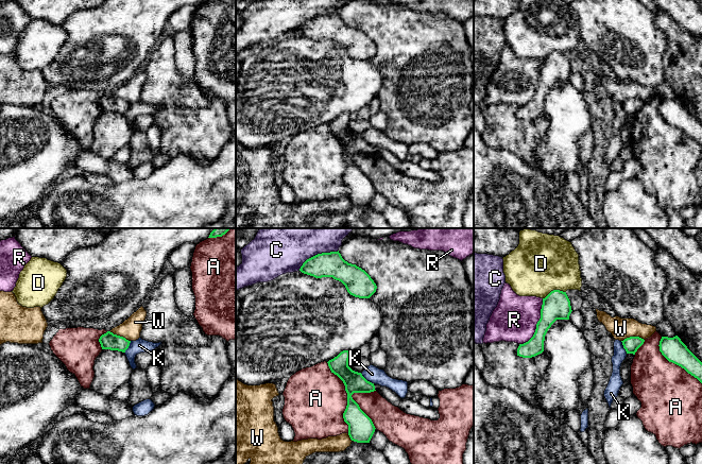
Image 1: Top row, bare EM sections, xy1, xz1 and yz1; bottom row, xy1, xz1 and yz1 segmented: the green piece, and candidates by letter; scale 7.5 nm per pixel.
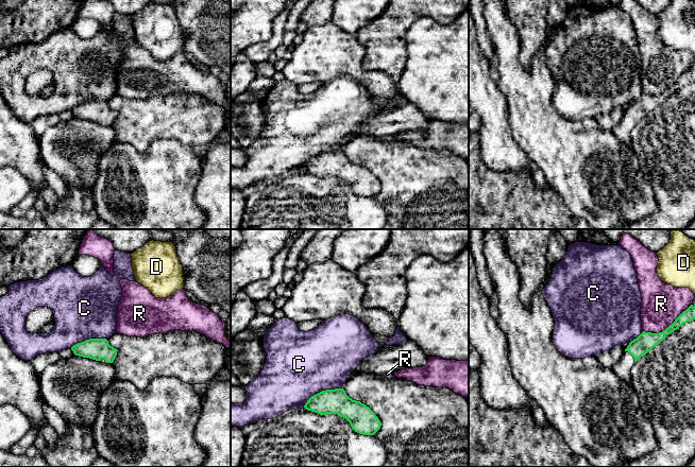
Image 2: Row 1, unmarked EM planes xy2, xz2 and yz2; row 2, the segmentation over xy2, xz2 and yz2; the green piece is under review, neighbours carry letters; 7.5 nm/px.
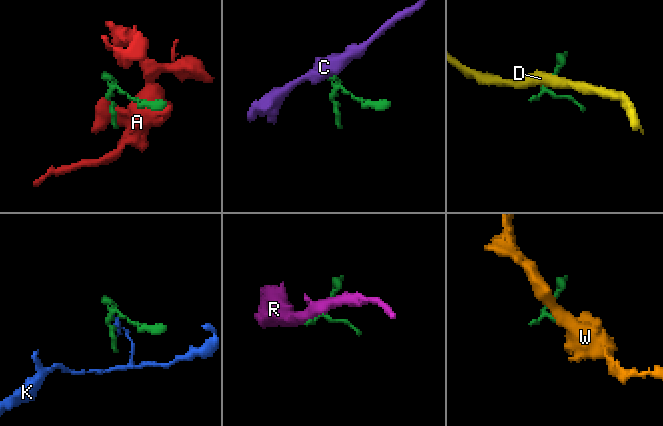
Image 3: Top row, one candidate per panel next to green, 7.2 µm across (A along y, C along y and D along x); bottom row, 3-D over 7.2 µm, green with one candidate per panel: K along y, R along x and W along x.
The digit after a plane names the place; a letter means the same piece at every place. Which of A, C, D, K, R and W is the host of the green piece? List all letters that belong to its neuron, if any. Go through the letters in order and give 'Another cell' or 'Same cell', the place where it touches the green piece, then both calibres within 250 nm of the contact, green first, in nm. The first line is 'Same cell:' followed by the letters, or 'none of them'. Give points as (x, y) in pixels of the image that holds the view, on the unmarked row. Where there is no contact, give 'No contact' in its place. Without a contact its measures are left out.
Same cell: none of them
A: Another cell. Touches green at xz1 (347, 159). Thickness 190 nm (green) against 460 nm
C: Another cell. Touches green at xz1 (318, 16). Thickness 190 nm (green) against 280 nm
D: Another cell. Touches green at yz1 (553, 52). Thickness 200 nm (green) against 420 nm
K: Another cell. Touches green at xz1 (365, 141). Thickness 160 nm (green) against 120 nm
R: Another cell. Touches green at yz1 (536, 86). Thickness 200 nm (green) against 340 nm
W: Another cell. Touches green at yz1 (632, 99). Thickness 120 nm (green) against 160 nm

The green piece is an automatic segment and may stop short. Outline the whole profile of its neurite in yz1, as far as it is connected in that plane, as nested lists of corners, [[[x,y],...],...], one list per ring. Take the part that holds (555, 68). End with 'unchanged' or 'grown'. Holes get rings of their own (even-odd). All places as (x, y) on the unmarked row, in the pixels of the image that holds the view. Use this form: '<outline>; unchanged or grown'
[[[560,52],[551,53],[543,61],[541,81],[536,86],[533,99],[528,104],[519,106],[517,118],[532,120],[542,116],[548,91],[557,82],[569,82],[571,73],[570,63],[566,54]]]; unchanged

